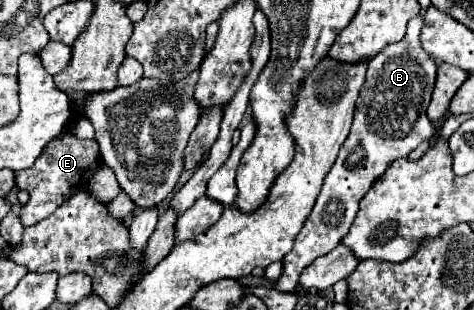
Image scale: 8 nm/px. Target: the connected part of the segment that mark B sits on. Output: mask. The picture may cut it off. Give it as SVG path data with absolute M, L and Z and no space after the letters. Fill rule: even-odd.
M421 16L411 18L409 24L407 24L405 38L401 42L397 42L397 44L389 44L375 58L369 60L369 64L367 64L367 80L365 80L365 86L361 88L361 94L357 98L351 132L349 132L347 140L341 146L339 158L335 160L333 168L329 170L329 174L327 174L327 178L323 182L323 188L321 188L321 194L319 194L319 198L317 198L317 202L313 206L313 212L309 214L301 234L295 238L293 250L283 258L281 278L273 284L275 290L279 290L279 292L295 292L297 280L299 280L299 274L303 272L303 268L307 268L313 260L317 260L319 256L323 256L329 250L333 250L341 242L341 238L349 232L349 228L351 228L351 224L355 220L355 214L359 210L361 198L371 188L371 184L379 178L379 174L383 174L385 168L393 160L409 156L423 140L429 140L435 134L435 126L427 118L425 110L427 110L427 106L431 102L437 66L435 66L433 58L427 56L427 52L421 48L421 40L419 40L421 28L423 28L423 18Z

